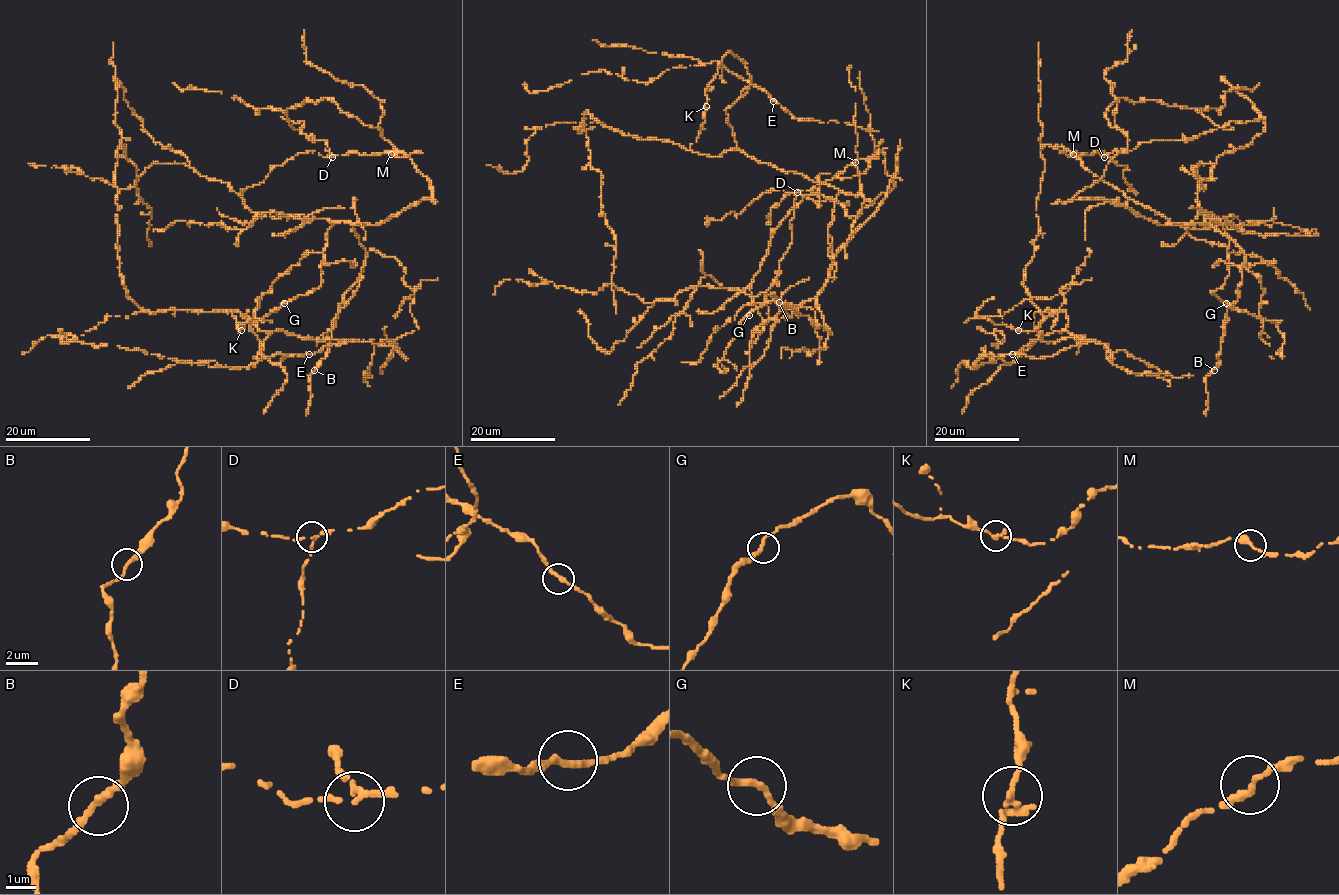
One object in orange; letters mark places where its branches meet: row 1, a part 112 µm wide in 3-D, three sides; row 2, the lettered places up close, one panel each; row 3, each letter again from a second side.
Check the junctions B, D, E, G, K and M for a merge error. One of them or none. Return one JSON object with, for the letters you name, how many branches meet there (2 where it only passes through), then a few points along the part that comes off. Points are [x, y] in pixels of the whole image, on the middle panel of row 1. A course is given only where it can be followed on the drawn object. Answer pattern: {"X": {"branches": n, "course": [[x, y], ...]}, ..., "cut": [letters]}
{"cut": []}

